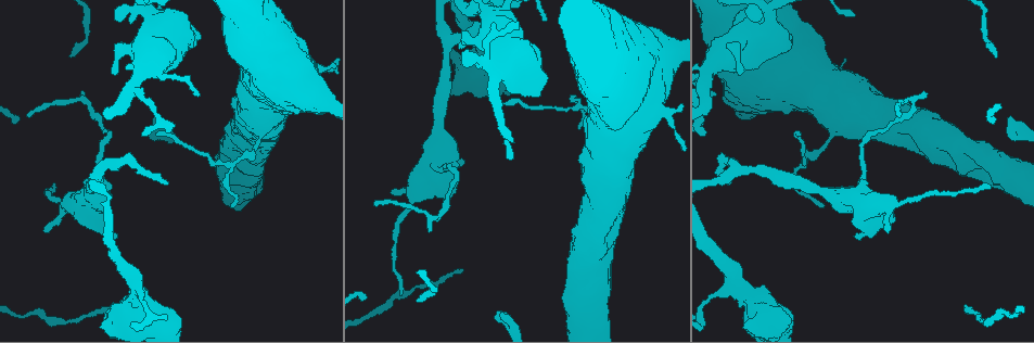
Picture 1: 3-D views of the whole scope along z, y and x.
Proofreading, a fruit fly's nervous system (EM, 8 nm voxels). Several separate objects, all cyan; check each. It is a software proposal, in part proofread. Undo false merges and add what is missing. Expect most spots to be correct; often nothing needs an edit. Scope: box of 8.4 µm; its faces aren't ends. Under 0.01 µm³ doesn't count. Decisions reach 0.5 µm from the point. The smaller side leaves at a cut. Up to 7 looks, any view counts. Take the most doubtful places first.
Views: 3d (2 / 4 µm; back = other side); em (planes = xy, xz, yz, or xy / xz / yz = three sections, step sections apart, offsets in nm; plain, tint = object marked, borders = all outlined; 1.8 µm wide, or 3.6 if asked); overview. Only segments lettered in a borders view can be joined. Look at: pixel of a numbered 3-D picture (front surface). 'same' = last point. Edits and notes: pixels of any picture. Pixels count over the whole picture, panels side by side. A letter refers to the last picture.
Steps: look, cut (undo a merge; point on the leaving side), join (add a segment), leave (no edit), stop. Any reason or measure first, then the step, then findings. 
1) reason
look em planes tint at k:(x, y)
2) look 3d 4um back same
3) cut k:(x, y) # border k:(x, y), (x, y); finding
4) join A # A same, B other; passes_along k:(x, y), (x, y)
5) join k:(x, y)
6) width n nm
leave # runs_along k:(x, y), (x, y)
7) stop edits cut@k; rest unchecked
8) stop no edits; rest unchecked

thick turns thin
look 3d 4um back at 1:(136, 286)

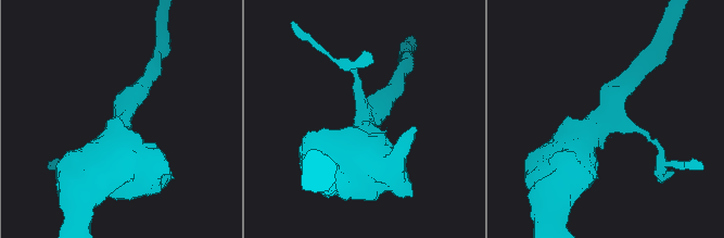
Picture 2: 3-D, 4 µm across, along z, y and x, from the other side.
look em 3.6um planes tint at 2:(368, 121)

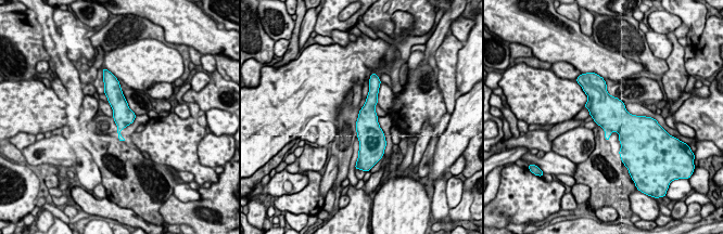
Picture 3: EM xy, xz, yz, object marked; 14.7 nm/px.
see the neighbours
look em 3.6um planes borders same

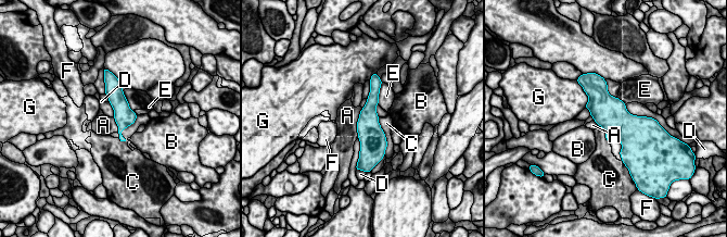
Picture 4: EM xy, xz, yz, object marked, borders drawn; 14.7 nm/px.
width 300 nm
leave # A other, B other, C other, D other, E other, F other, G other; border 4:(362, 108), (357, 121), (357, 138); all the same cell

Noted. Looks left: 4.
an open end
look 3d 4um at 1:(168, 181)

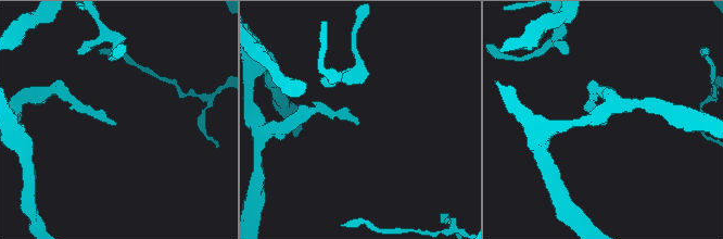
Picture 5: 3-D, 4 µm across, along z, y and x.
look em planes borders at 5:(358, 122)

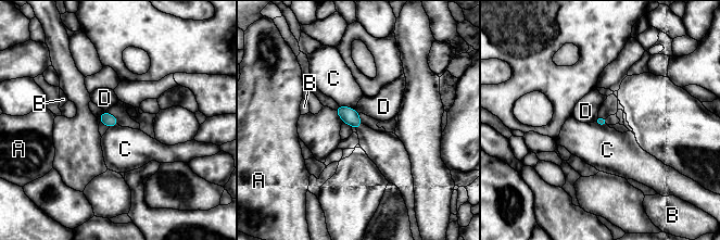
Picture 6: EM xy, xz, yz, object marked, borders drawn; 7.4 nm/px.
leave # A other, B other, C other, D other; border 6:(338, 103), (354, 109); none of them fits

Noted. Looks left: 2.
stop no edits; rest unchecked

